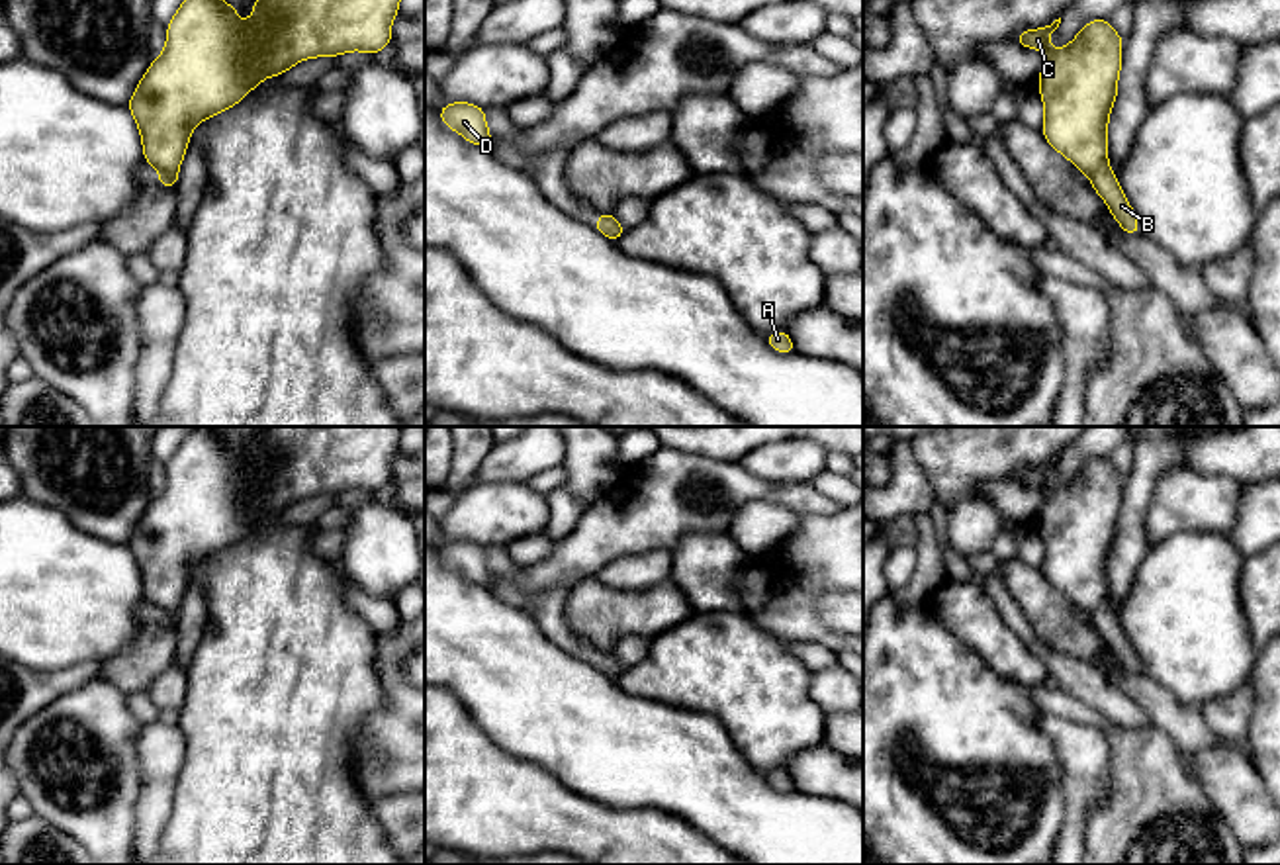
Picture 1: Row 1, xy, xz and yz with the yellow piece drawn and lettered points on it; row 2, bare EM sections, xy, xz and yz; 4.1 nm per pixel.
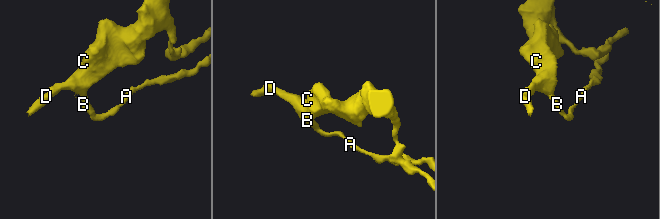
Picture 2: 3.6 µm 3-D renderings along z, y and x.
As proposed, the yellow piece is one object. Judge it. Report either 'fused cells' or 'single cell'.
fused cells

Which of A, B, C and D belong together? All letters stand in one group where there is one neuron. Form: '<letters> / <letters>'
A B / C D

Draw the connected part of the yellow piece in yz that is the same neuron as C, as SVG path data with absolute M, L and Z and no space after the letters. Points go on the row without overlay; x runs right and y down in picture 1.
M1061 456L1041 468L1024 468L1018 472L1016 481L1028 487L1041 487L1047 497L1037 519L1045 544L1041 566L1045 579L1090 615L1108 601L1108 556L1118 534L1123 478L1108 458L1092 458L1082 464L1067 485L1049 487L1047 481L1059 462Z

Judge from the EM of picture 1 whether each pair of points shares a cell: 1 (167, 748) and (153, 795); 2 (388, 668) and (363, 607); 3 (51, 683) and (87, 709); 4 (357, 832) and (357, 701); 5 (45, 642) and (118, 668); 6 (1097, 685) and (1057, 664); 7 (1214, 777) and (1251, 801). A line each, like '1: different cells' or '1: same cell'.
1: same cell
2: different cells
3: different cells
4: same cell
5: different cells
6: same cell
7: same cell

